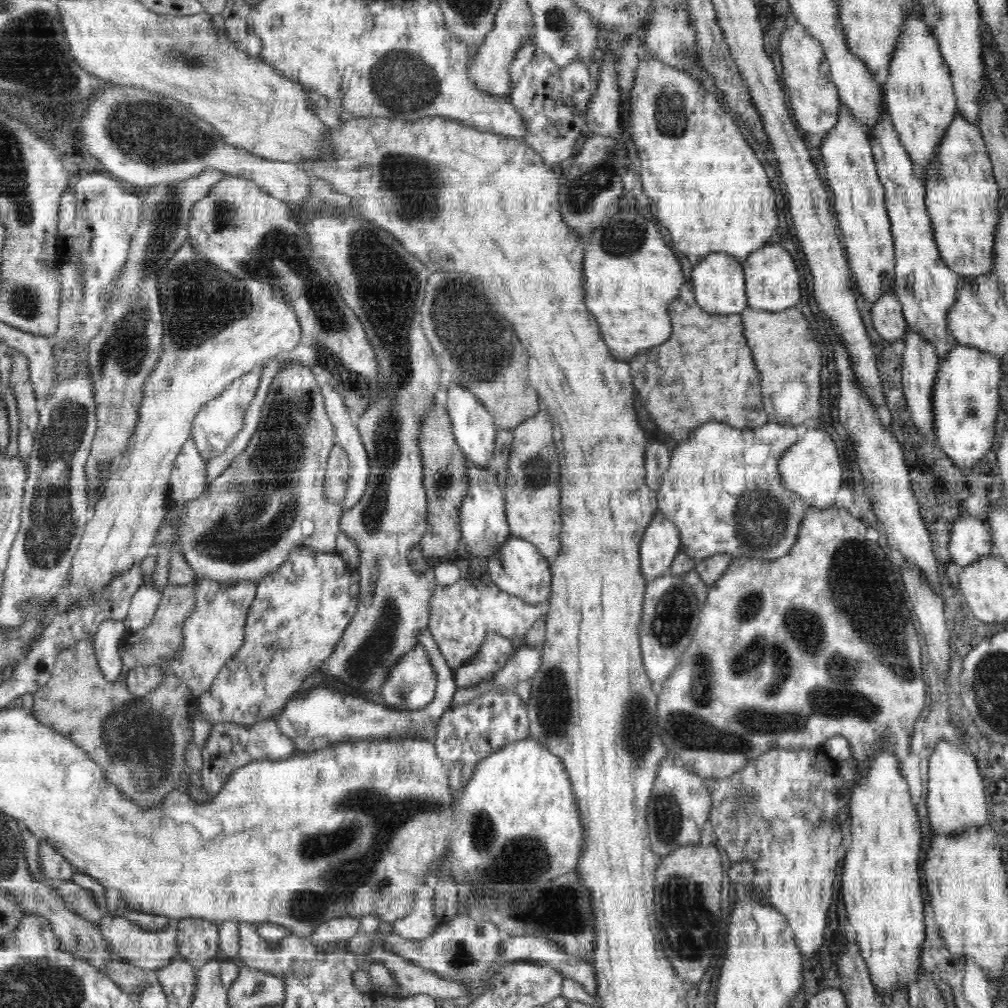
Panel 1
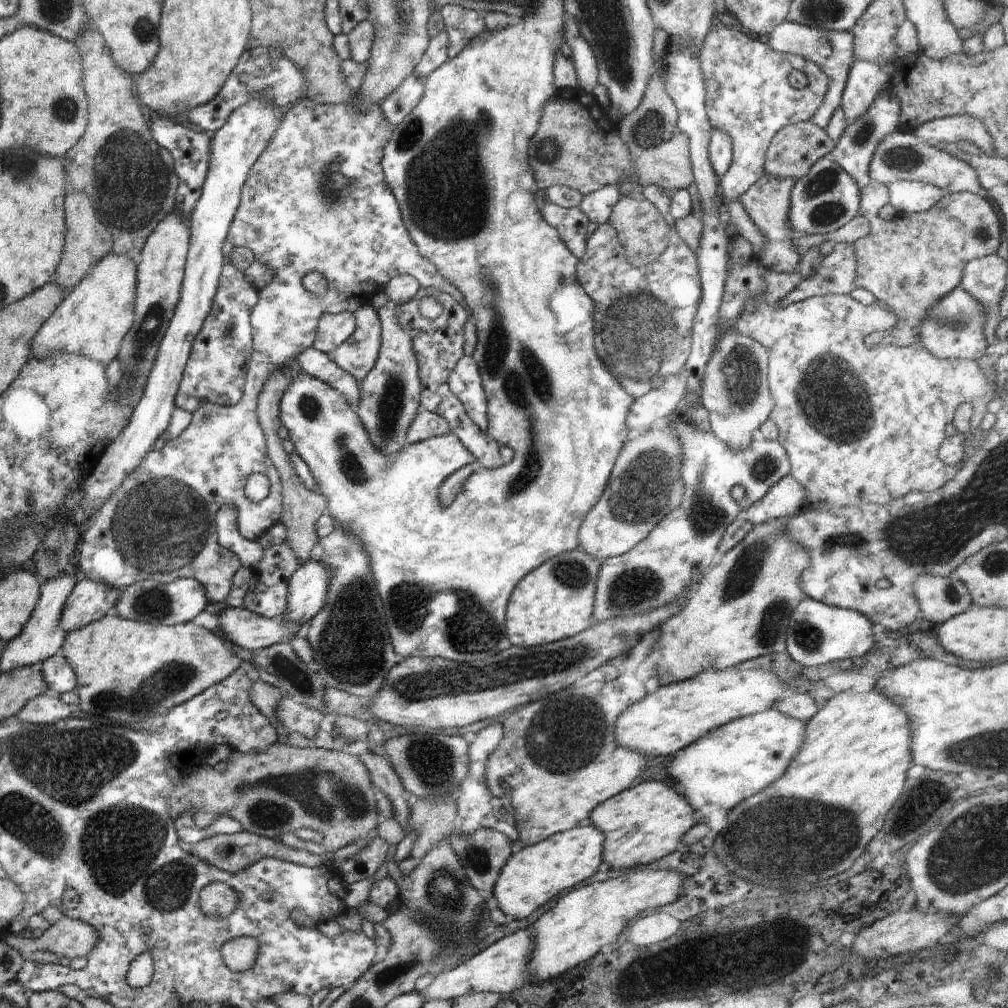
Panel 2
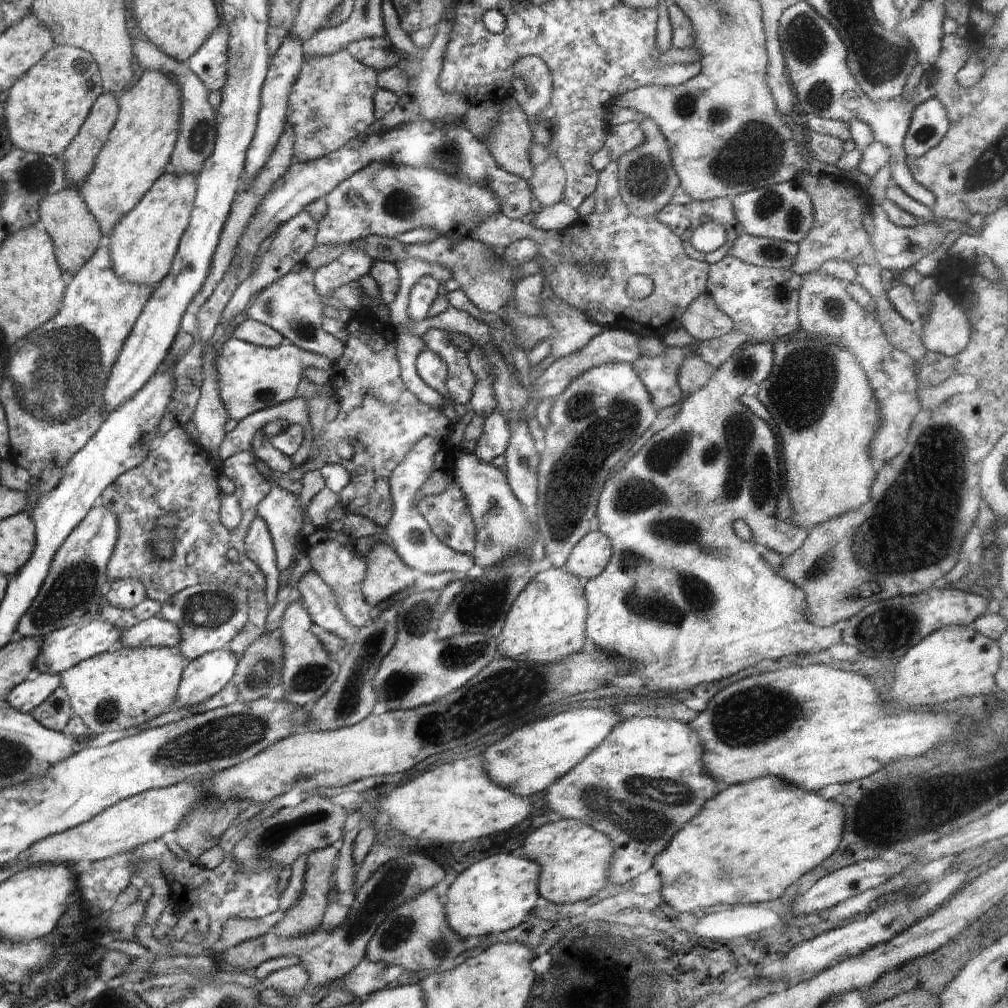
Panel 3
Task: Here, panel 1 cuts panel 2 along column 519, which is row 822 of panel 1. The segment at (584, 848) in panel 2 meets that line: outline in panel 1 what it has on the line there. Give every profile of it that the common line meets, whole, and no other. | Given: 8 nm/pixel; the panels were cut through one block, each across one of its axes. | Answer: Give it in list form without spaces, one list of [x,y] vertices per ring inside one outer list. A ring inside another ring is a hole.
[[[882,750],[870,762],[864,776],[851,788],[848,816],[851,818],[852,843],[843,858],[841,889],[848,919],[858,939],[857,946],[867,964],[876,991],[888,997],[895,991],[907,991],[920,974],[921,945],[926,938],[924,903],[920,883],[920,846],[922,830],[917,810],[910,801],[908,783],[900,773],[899,760],[891,750]]]

